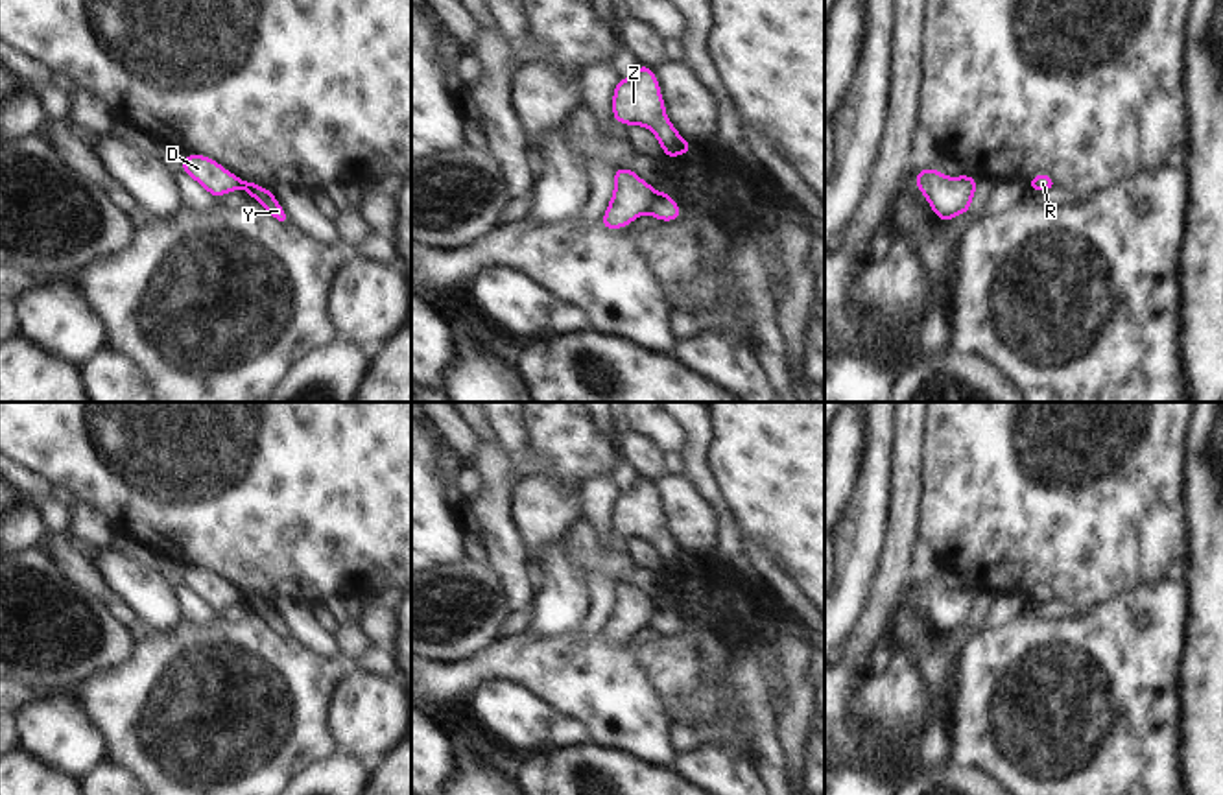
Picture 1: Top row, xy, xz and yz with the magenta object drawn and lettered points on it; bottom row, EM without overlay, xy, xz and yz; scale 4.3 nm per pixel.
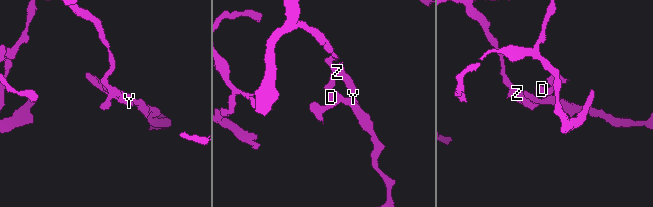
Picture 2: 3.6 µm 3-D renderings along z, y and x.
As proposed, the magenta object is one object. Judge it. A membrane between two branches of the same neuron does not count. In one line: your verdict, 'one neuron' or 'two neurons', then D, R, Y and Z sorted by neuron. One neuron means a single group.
two neurons; D / R Y Z

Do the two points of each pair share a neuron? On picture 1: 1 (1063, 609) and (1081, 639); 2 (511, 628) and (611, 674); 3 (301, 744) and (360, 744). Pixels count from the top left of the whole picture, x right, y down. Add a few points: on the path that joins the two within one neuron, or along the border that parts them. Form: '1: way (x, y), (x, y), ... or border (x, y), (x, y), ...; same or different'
1: border (1081, 613), (1072, 618), (1030, 618), (1026, 615); different
2: border (521, 633), (497, 640); different
3: border (327, 701), (325, 723), (334, 753); different

